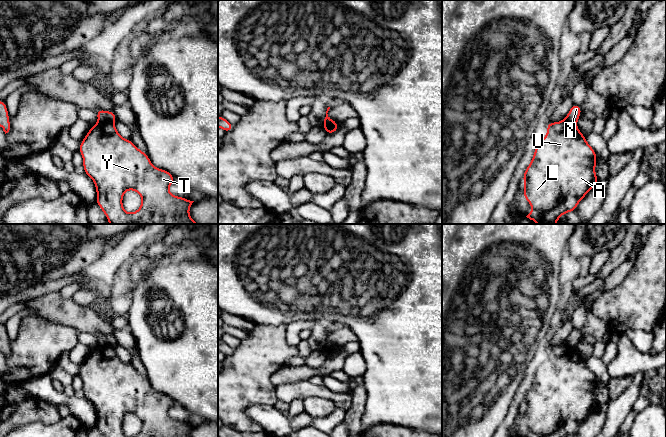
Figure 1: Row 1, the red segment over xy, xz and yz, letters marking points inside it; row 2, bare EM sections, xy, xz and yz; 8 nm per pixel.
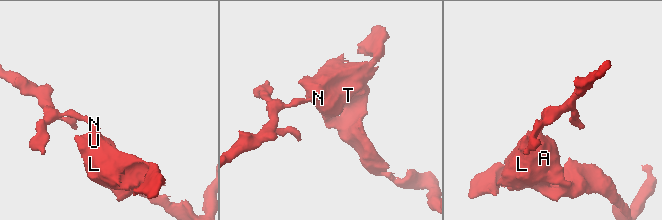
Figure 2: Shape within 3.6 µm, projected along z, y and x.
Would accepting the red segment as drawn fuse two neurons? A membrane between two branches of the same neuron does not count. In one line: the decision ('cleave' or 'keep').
cleave

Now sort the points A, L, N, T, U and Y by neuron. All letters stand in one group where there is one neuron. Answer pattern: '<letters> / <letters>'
A L T U Y / N

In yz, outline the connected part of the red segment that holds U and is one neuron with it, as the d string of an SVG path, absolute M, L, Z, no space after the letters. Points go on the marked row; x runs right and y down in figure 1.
M564 119L556 123L550 122L546 128L547 135L536 144L534 156L521 179L524 180L523 196L532 207L532 211L526 217L537 224L556 224L563 214L574 212L579 202L600 181L595 174L596 152L587 143L585 135L576 124Z

